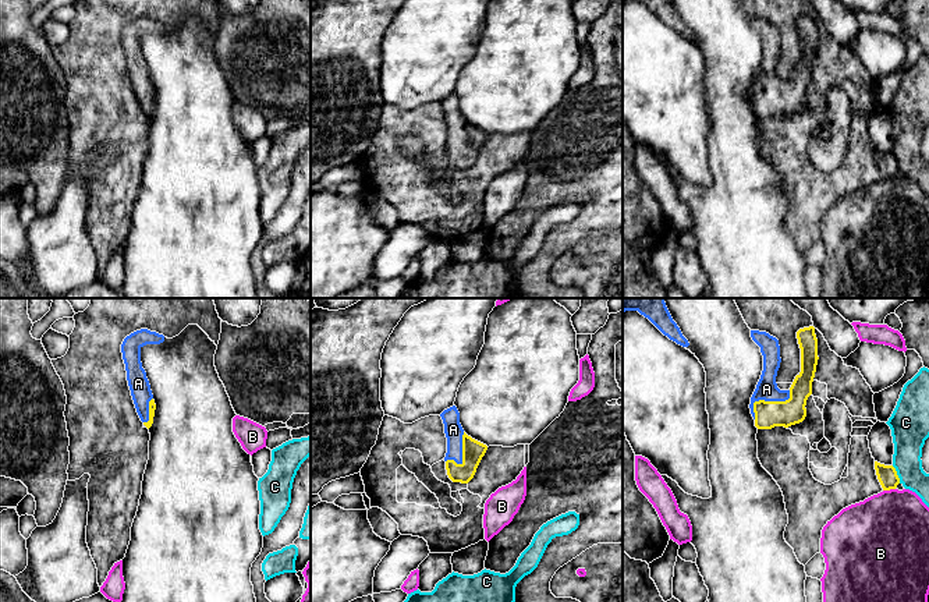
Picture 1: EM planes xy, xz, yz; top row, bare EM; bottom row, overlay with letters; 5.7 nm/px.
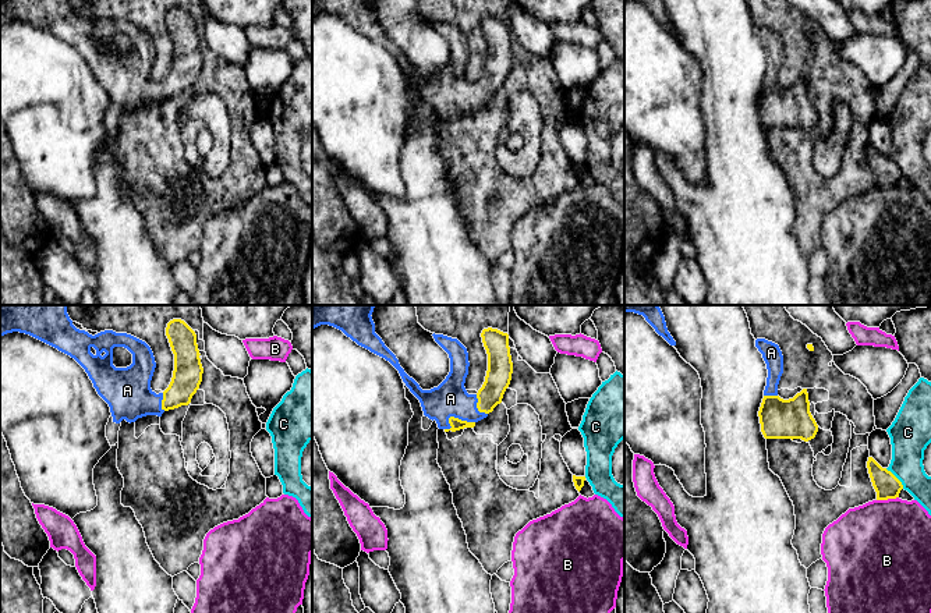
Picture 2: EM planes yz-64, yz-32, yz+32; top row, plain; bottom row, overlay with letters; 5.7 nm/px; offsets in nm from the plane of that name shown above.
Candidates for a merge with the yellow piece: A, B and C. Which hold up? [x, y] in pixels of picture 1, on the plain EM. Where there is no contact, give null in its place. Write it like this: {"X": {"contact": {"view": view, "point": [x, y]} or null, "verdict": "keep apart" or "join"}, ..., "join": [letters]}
{"A": {"contact": {"view": "yz", "point": [766, 89]}, "verdict": "join"}, "B": {"contact": {"view": "yz", "point": [889, 177]}, "verdict": "keep apart"}, "C": {"contact": {"view": "yz", "point": [896, 162]}, "verdict": "keep apart"}, "join": ["A"]}

